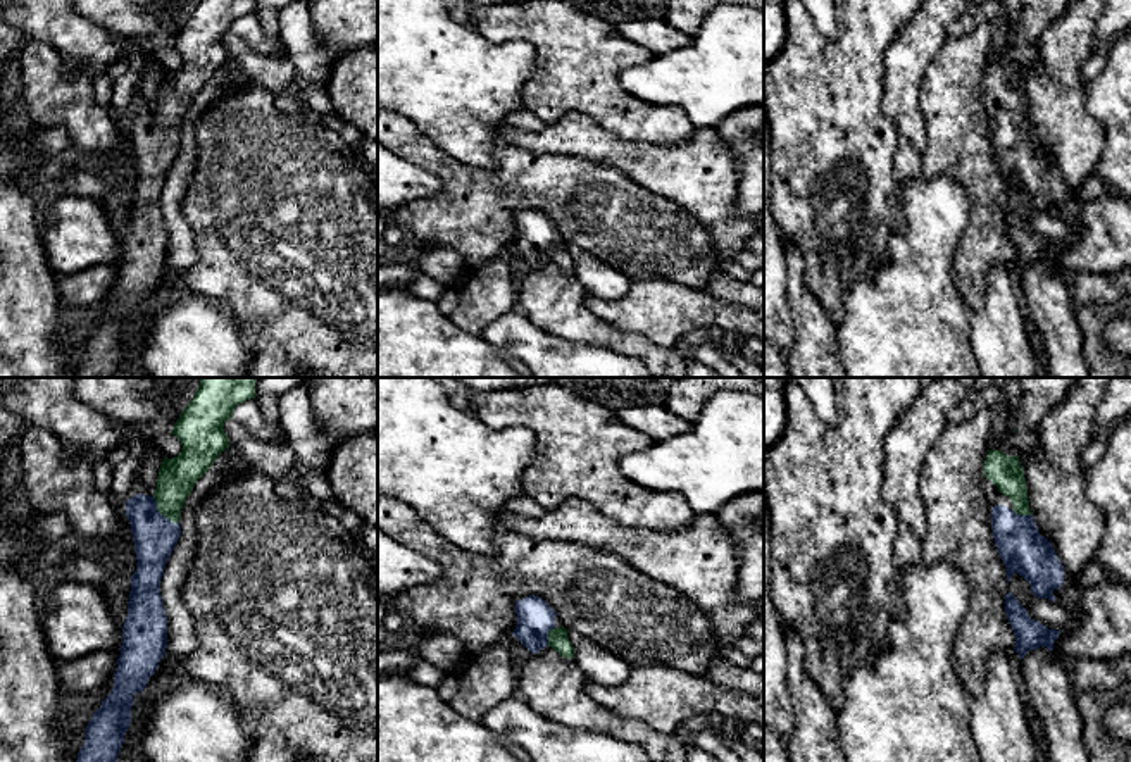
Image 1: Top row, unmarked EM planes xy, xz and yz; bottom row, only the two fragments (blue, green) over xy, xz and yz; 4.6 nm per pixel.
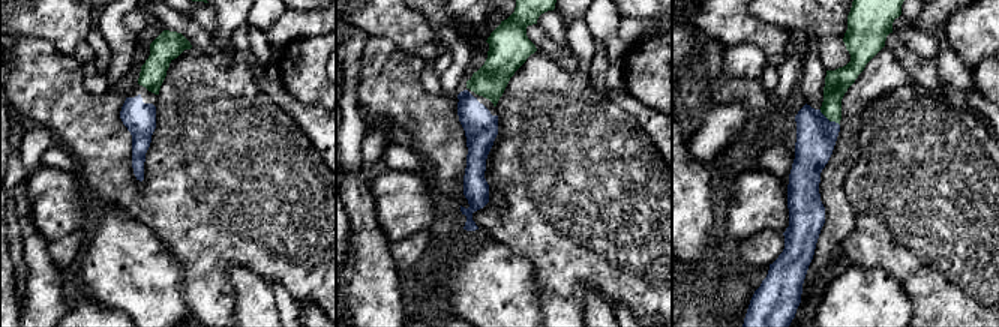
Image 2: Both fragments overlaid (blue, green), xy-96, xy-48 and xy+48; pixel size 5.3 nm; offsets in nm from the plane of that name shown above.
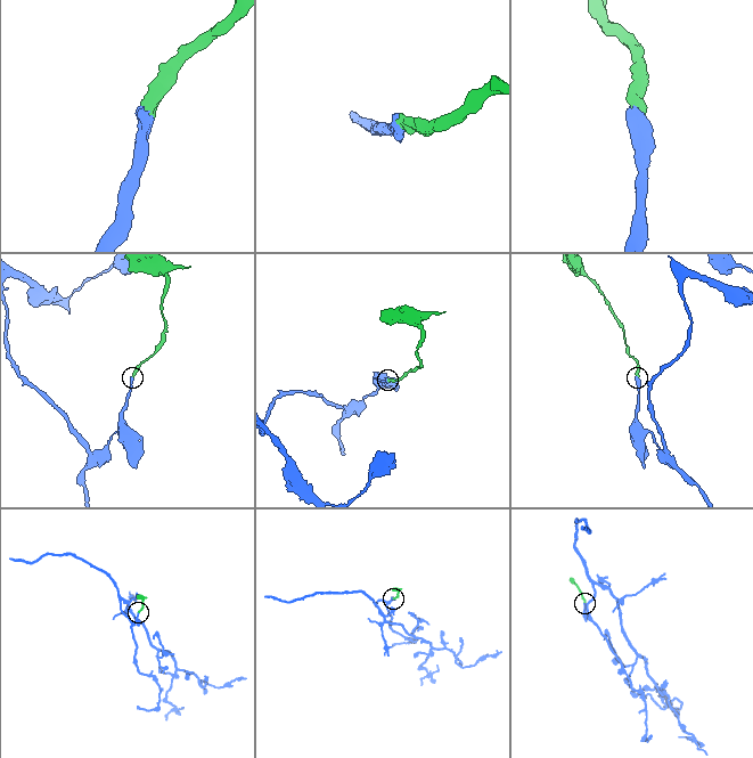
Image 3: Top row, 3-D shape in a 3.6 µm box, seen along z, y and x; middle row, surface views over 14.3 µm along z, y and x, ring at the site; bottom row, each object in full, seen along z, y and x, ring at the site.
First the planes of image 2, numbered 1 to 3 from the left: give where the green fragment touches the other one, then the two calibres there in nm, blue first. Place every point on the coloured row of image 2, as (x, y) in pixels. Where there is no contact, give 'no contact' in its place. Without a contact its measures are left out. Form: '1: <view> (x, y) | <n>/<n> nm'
1: no contact
2: no contact
3: xy+48 (828, 120) | 220/130 nm

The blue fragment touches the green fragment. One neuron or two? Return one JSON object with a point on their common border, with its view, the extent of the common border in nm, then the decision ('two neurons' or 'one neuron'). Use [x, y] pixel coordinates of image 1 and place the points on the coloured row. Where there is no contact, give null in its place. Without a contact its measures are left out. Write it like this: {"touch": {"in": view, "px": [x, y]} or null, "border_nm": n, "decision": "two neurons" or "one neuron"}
{"touch": {"in": "xy", "px": [161, 514]}, "border_nm": 180, "decision": "one neuron"}

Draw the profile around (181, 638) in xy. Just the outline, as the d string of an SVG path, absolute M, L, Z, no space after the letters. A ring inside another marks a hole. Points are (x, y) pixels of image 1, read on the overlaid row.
M228 447L210 469L195 483L191 495L181 509L181 536L167 559L164 576L160 579L160 596L167 617L166 655L176 664L198 646L193 615L183 600L183 584L186 581L197 541L193 509L197 507L197 502L226 476L247 467L250 467L250 464L243 459L243 455L234 447Z

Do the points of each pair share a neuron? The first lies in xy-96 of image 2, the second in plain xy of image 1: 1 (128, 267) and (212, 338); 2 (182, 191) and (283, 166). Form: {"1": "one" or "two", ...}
{"1": "one", "2": "one"}

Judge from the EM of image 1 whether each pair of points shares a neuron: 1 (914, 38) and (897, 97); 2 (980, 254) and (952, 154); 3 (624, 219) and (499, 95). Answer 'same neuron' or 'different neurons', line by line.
1: same neuron
2: same neuron
3: different neurons

